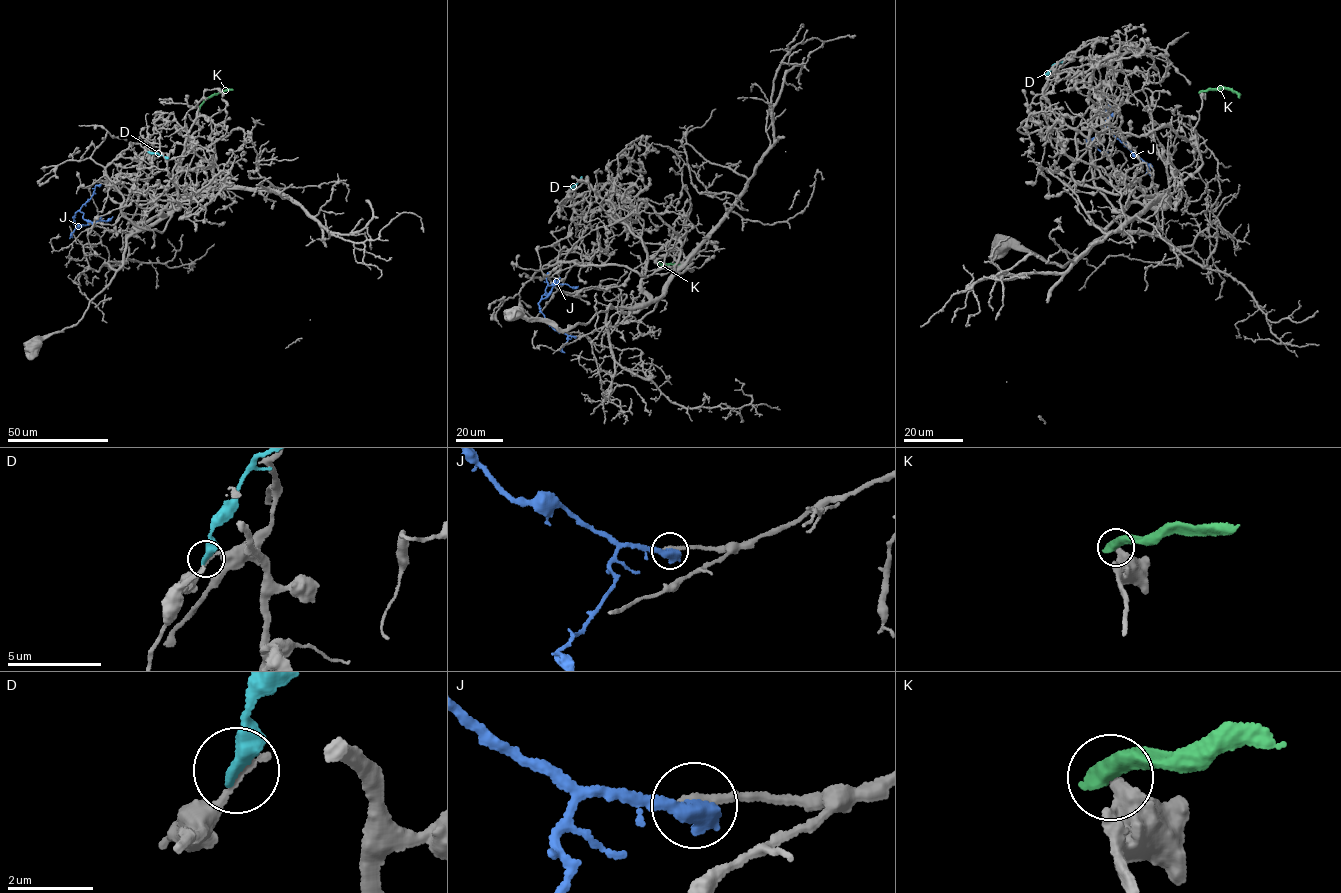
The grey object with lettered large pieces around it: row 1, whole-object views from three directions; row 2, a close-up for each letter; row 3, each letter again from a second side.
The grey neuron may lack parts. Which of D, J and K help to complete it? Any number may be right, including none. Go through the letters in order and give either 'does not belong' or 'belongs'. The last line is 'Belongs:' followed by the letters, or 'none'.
D: does not belong
J: does not belong
K: does not belong
Belongs: none

